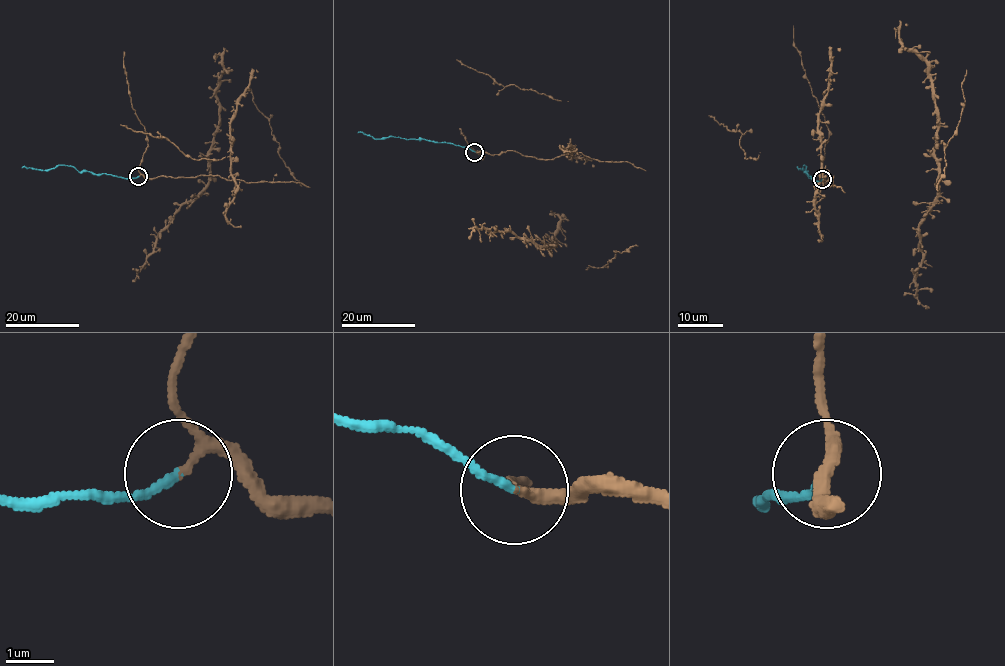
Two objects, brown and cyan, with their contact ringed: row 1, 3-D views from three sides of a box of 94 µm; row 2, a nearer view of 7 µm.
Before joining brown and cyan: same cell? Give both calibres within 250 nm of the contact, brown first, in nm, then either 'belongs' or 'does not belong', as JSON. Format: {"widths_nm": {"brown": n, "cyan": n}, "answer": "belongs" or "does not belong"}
{"widths_nm": {"brown": 160, "cyan": 160}, "answer": "belongs"}

